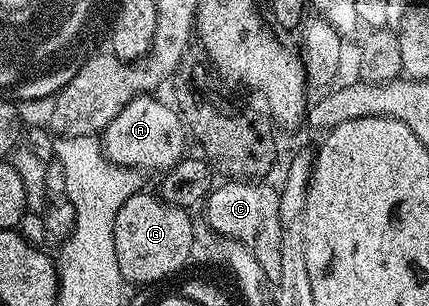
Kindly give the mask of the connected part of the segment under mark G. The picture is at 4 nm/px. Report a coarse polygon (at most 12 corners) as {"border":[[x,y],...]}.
{"border":[[157,193],[116,212],[123,283],[146,288],[191,261],[196,222]]}

